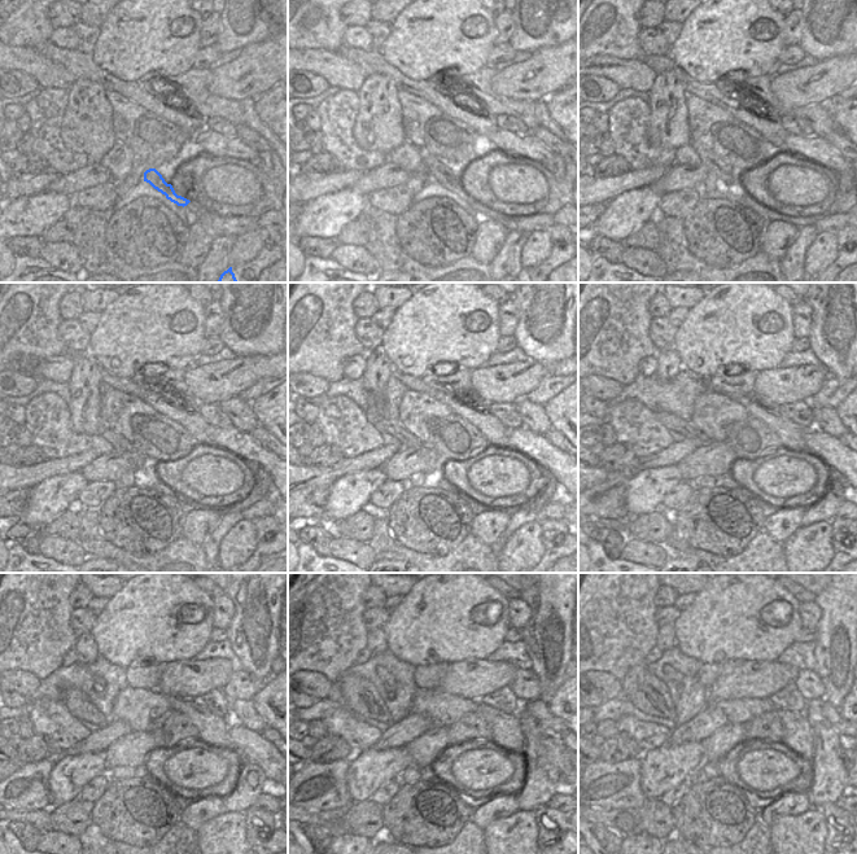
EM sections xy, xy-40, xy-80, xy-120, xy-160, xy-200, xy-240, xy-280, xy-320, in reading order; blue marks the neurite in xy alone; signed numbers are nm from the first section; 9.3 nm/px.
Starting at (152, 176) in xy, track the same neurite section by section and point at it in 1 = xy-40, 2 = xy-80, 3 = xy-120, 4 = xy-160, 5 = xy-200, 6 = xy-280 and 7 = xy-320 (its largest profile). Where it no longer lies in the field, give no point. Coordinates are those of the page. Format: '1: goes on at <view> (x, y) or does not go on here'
1: goes on at xy-40 (438, 173)
2: goes on at xy-80 (730, 174)
3: goes on at xy-120 (121, 445)
4: goes on at xy-160 (393, 426)
5: goes on at xy-200 (672, 423)
6: goes on at xy-280 (361, 697)
7: goes on at xy-320 (650, 695)

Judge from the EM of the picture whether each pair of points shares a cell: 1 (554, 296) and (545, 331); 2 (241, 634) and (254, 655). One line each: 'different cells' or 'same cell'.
1: same cell
2: same cell

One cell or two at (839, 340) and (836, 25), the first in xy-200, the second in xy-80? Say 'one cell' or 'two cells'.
one cell

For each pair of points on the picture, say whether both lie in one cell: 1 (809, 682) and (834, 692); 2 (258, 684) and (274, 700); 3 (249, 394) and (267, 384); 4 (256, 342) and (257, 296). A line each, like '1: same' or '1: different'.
1: different
2: different
3: same
4: same

